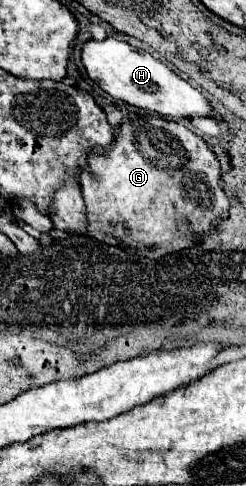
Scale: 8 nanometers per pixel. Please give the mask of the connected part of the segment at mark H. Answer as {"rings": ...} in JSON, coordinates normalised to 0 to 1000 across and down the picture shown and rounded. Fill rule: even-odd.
{"rings":[[[427,76],[419,84],[354,84],[329,97],[329,126],[354,154],[459,204],[508,208],[524,216],[630,228],[663,241],[850,241],[858,220],[841,204],[768,175],[768,167],[711,154],[671,130],[630,121],[614,109],[581,101],[549,101],[508,84],[467,76]]]}

